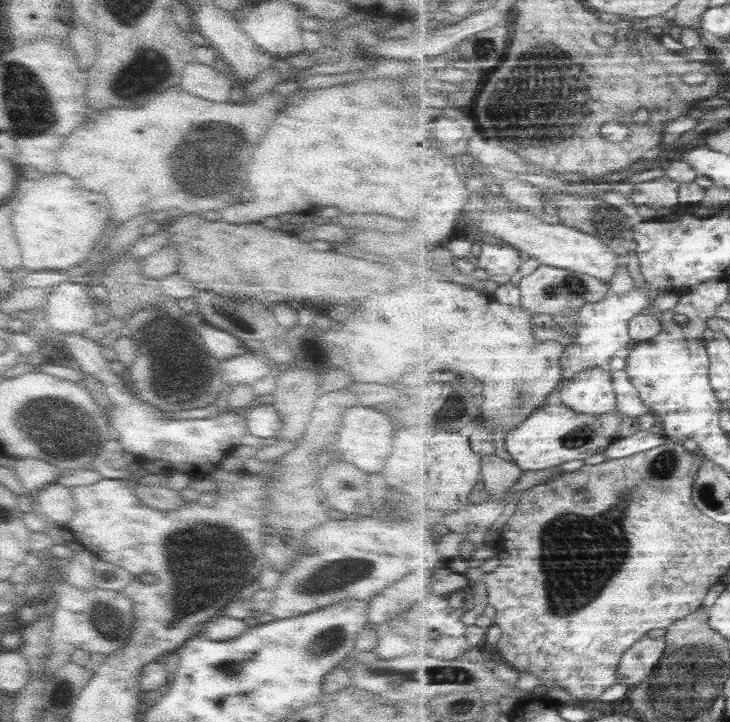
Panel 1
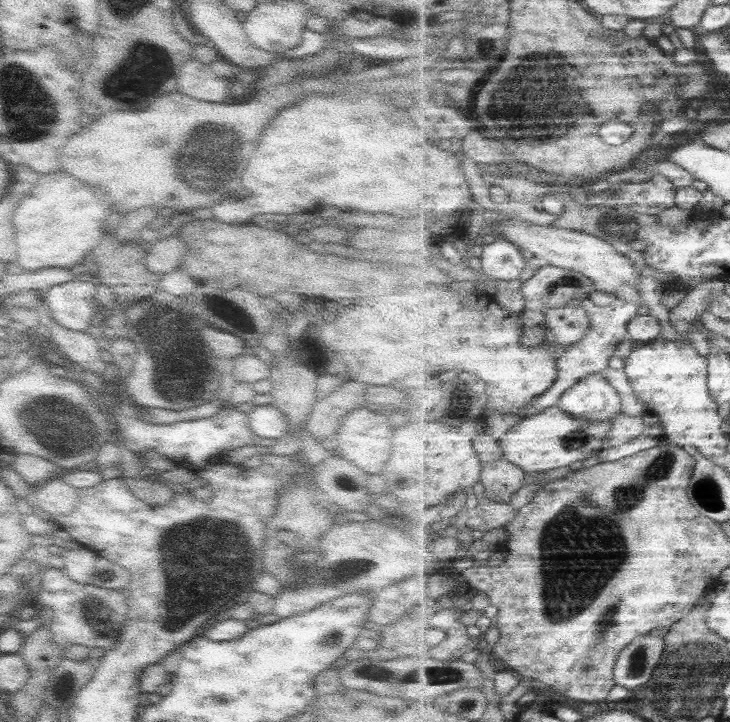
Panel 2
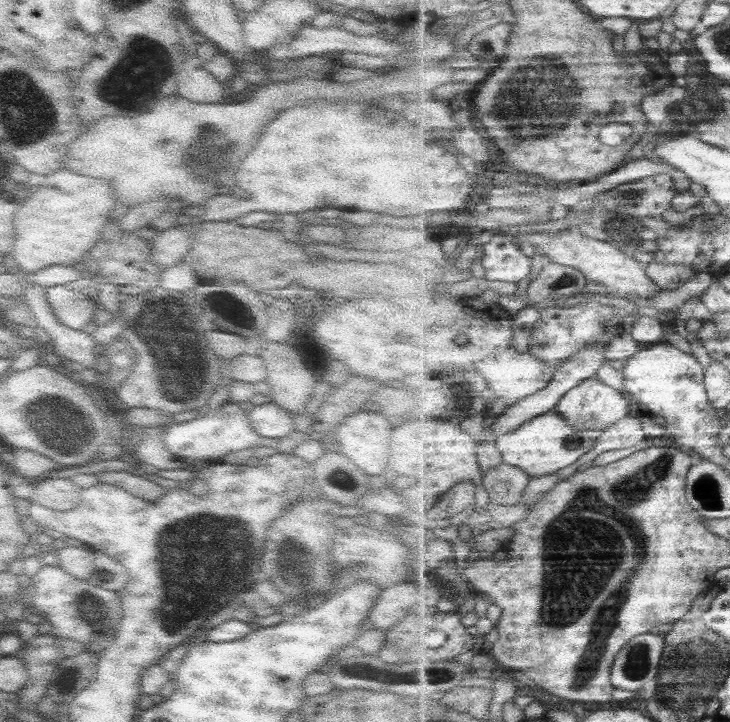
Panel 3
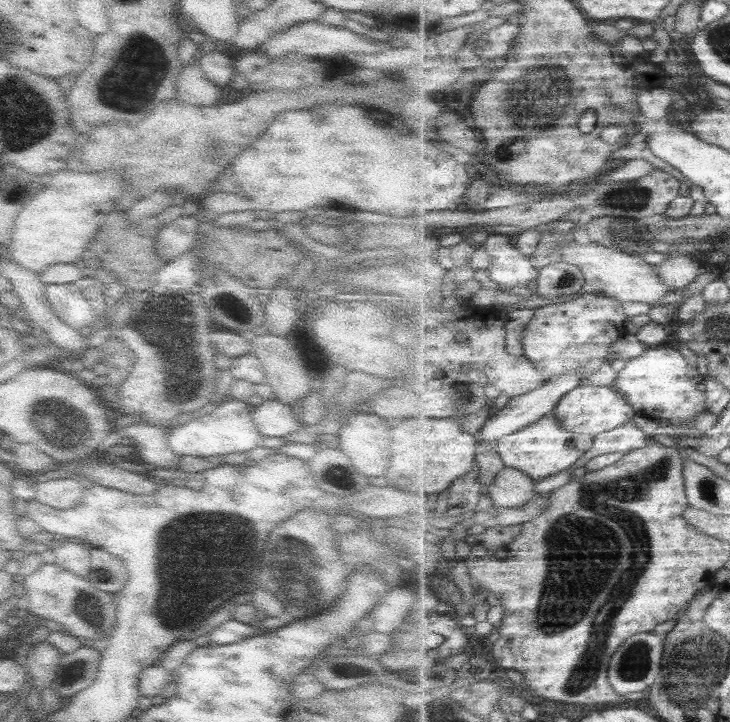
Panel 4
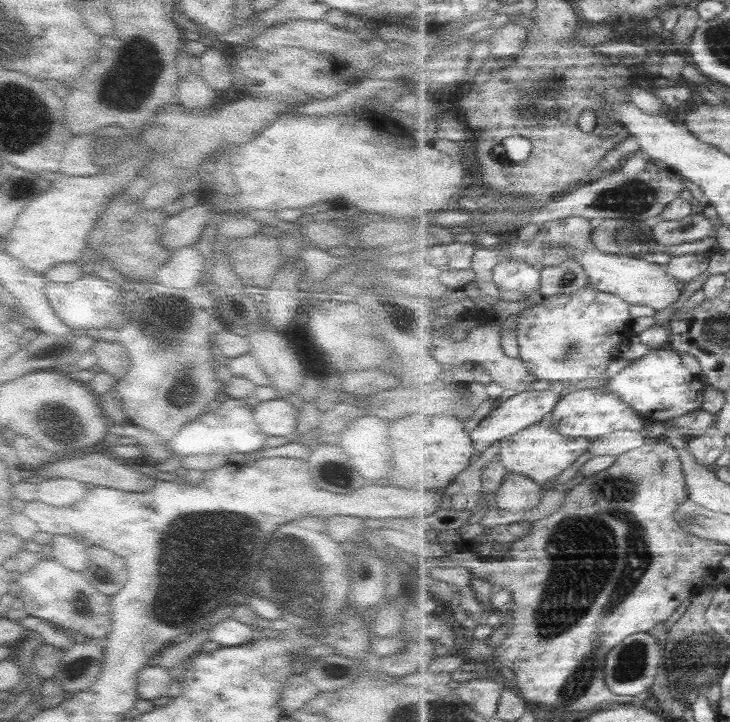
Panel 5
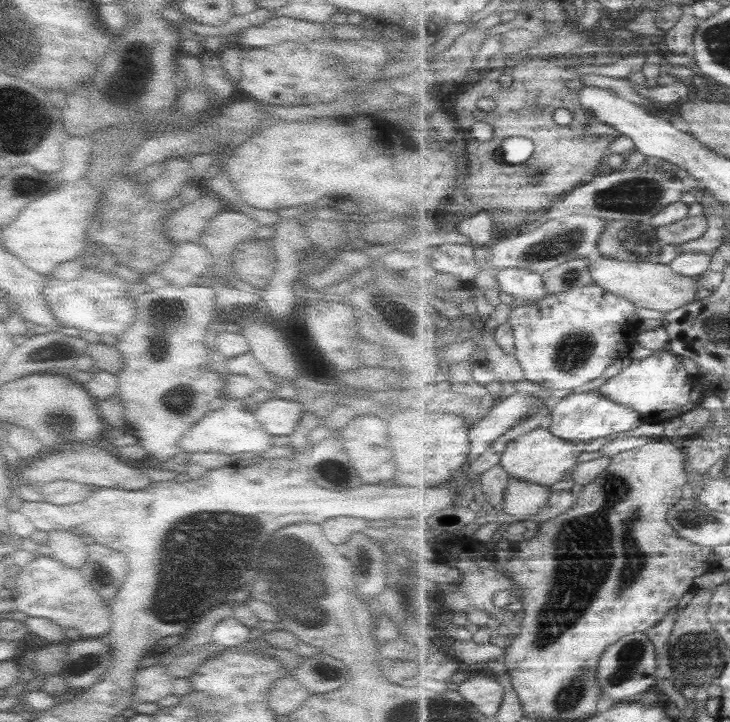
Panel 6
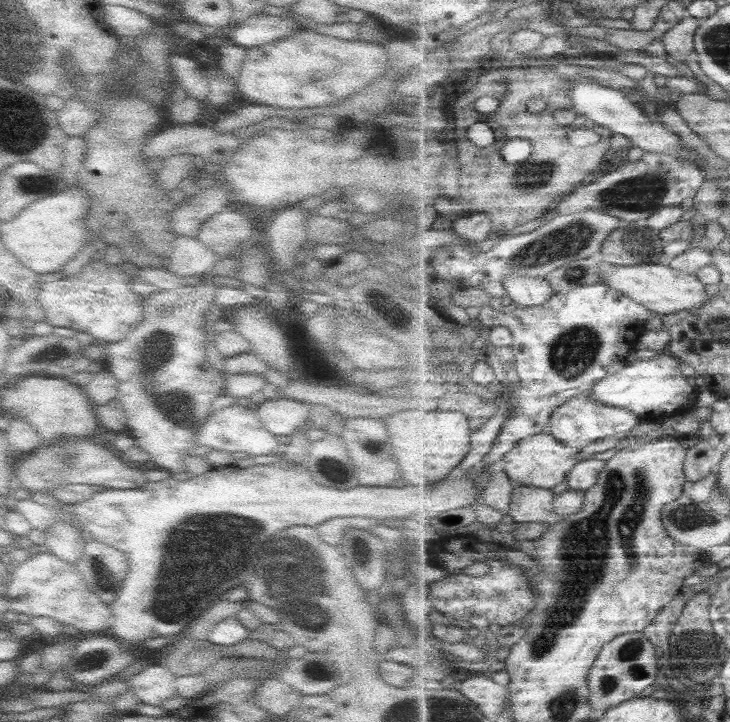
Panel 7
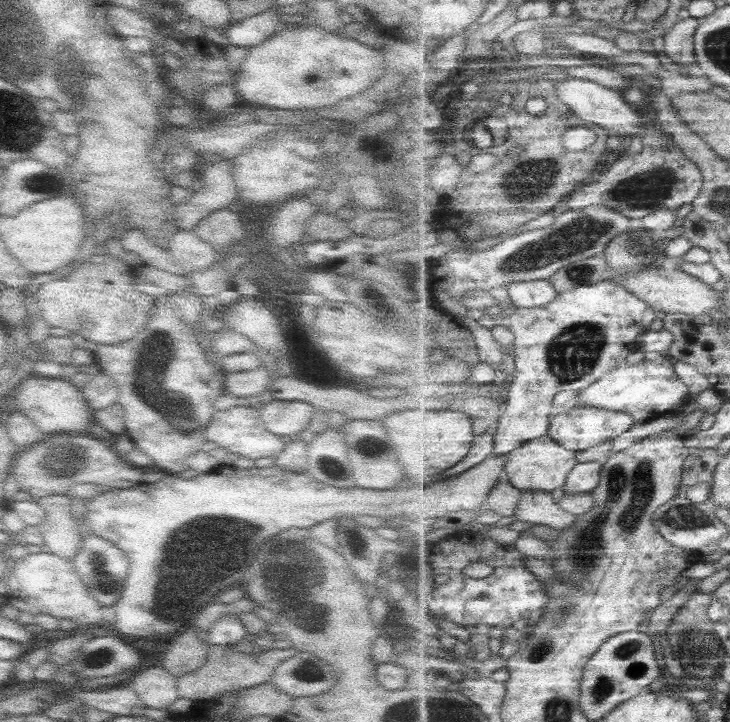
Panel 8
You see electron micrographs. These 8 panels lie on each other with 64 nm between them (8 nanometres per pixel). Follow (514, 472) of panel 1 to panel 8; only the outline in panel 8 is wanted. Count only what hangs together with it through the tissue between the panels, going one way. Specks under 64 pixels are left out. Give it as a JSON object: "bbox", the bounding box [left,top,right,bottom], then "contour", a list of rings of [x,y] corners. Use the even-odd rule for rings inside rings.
{"bbox":[514,489,576,530],"contour":[[[535,489],[522,491],[514,516],[519,522],[531,522],[557,530],[566,529],[576,519],[576,515],[565,512],[555,503],[551,492]]]}

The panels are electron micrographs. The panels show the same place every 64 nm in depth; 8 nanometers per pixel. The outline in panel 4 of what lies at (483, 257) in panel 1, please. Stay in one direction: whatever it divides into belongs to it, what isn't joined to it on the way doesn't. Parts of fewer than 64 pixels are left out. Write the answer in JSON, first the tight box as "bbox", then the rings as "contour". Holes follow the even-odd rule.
{"bbox":[481,236,538,289],"contour":[[[491,236],[487,242],[481,244],[492,258],[487,275],[503,288],[512,289],[521,284],[533,288],[538,277],[534,262],[523,255],[511,240],[514,238]]]}

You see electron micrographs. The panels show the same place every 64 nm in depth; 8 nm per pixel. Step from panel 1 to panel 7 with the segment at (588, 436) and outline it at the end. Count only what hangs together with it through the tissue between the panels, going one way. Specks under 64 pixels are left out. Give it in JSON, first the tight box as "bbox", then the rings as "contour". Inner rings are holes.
{"bbox":[503,432,579,489],"contour":[[[545,432],[521,440],[504,456],[503,470],[515,485],[527,485],[551,489],[566,480],[573,467],[579,462],[579,448],[562,444],[555,436]]]}

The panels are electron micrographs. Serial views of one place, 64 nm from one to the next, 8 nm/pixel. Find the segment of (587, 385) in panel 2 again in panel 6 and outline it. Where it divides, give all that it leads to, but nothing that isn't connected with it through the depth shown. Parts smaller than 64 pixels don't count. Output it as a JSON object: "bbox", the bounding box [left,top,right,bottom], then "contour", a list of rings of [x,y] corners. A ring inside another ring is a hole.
{"bbox":[546,386,646,444],"contour":[[[595,386],[580,388],[579,393],[566,395],[549,411],[549,419],[546,424],[549,432],[573,444],[586,444],[597,438],[631,432],[646,422],[642,414],[635,409],[602,395]]]}

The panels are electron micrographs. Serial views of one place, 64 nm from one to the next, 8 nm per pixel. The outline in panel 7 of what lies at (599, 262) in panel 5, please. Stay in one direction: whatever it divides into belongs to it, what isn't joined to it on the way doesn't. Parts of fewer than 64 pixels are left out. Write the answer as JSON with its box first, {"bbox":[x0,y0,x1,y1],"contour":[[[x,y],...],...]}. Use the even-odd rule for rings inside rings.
{"bbox":[600,262,712,316],"contour":[[[666,262],[629,266],[604,264],[600,280],[607,287],[617,289],[623,296],[639,302],[651,313],[661,316],[703,308],[703,304],[712,298],[705,294],[705,285],[697,275],[681,272]]]}

